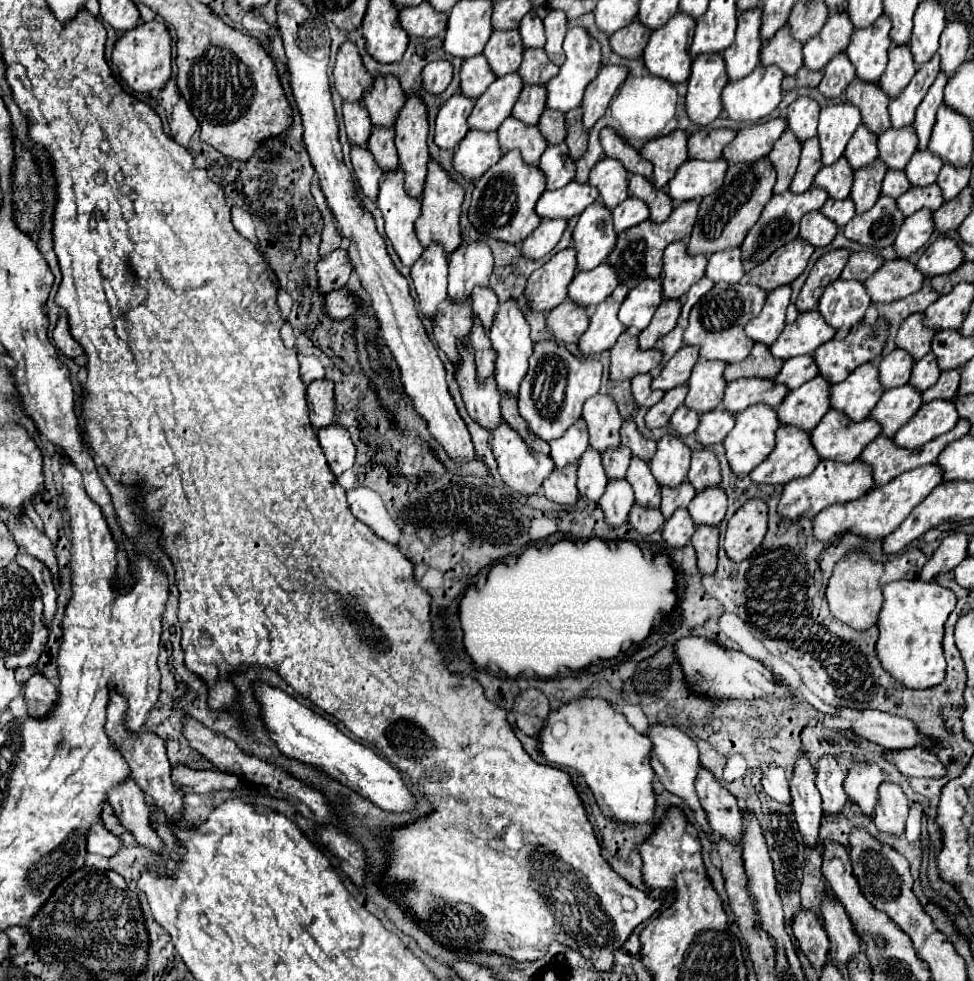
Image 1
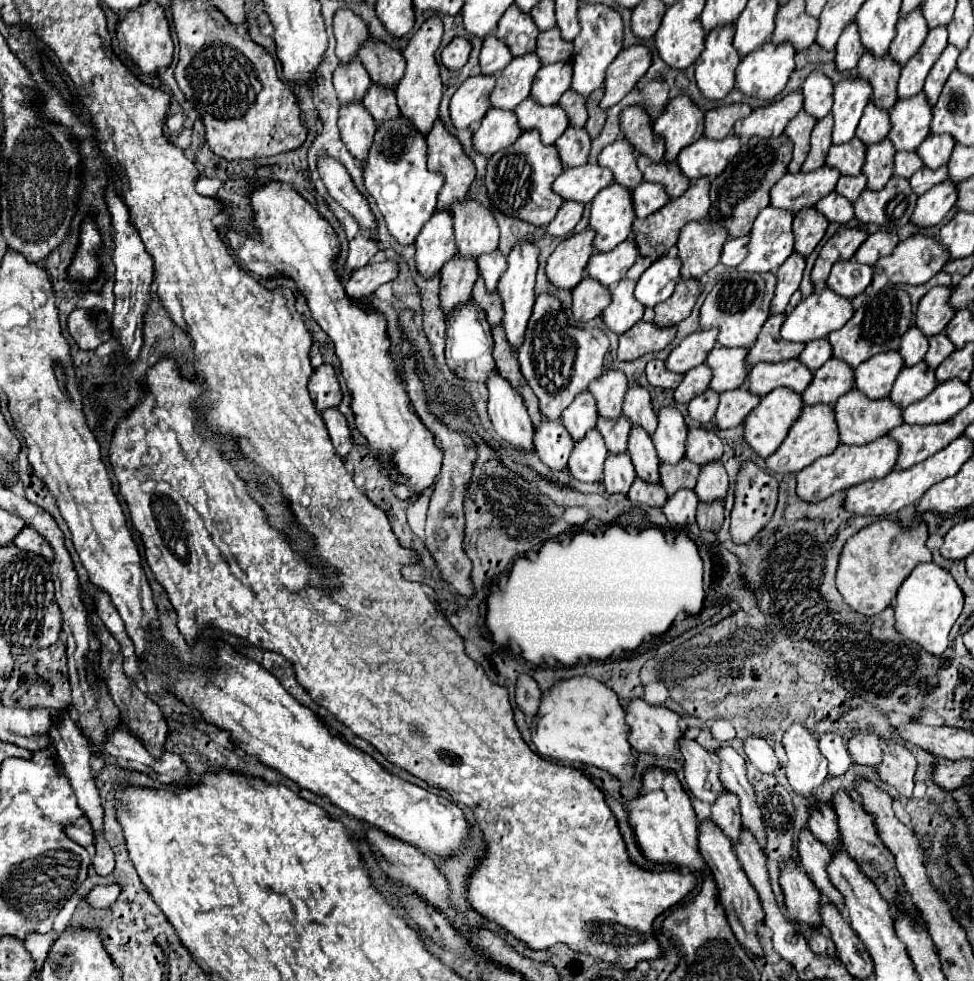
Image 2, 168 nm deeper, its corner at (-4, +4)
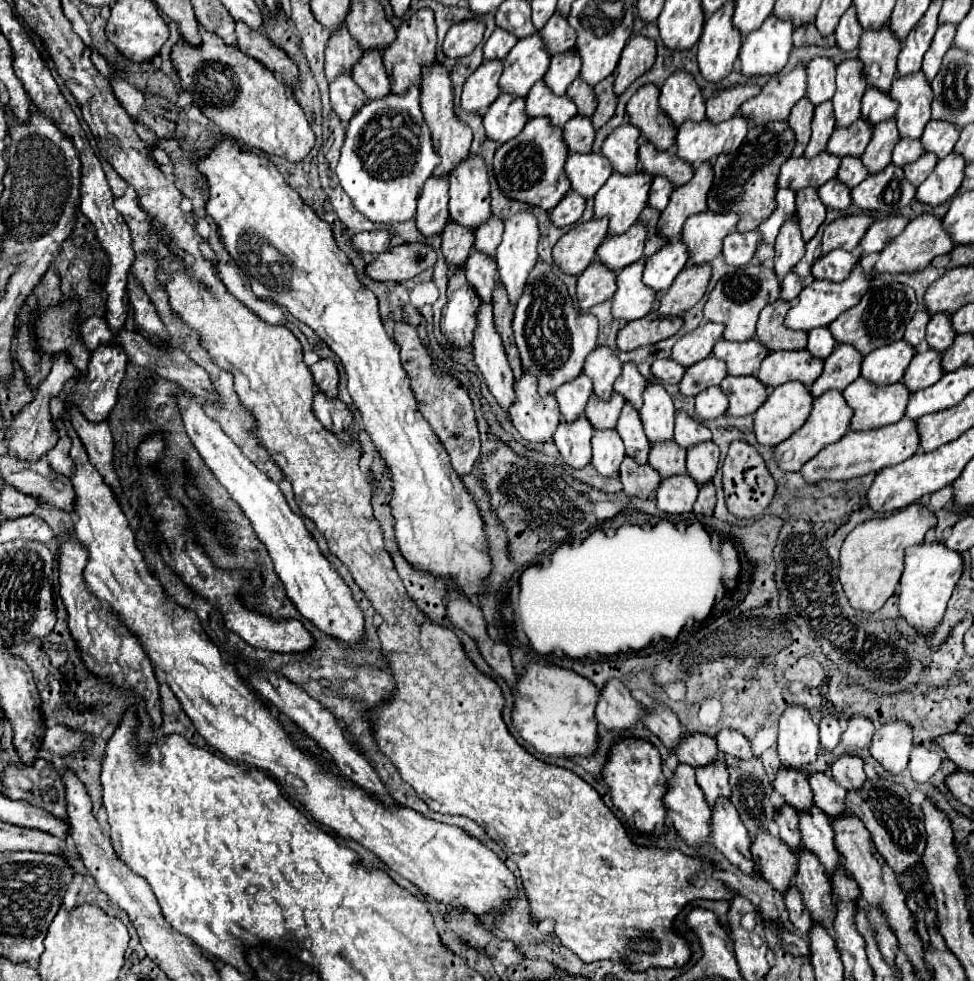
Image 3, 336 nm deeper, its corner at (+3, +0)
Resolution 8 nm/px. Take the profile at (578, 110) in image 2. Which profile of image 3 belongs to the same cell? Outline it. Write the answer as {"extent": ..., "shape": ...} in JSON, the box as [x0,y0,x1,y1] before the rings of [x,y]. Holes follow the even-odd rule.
{"extent":[566,79,598,115],"shape":[[[574,79],[572,85],[568,87],[566,95],[570,95],[576,101],[578,113],[582,113],[582,115],[592,115],[594,109],[596,109],[596,105],[598,105],[594,89],[590,85],[586,85],[584,79]]]}

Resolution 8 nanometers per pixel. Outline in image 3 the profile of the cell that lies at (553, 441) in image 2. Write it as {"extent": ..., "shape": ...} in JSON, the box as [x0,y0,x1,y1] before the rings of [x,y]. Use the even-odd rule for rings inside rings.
{"extent":[510,371,562,443],"shape":[[[522,371],[522,377],[518,377],[514,381],[514,393],[516,393],[516,399],[514,403],[510,405],[510,419],[514,423],[514,427],[520,431],[520,435],[526,439],[526,441],[532,441],[532,443],[538,443],[538,441],[550,441],[562,415],[560,415],[560,409],[558,409],[558,401],[552,393],[548,395],[540,395],[538,393],[538,379],[530,373],[530,371]]]}

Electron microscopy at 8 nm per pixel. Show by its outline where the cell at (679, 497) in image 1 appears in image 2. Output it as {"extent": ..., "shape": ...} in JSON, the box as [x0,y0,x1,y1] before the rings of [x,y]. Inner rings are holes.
{"extent":[659,459,699,495],"shape":[[[683,459],[677,465],[667,465],[661,463],[659,467],[661,473],[661,485],[665,487],[667,495],[675,495],[679,489],[693,489],[699,477],[699,467],[689,463],[689,459]]]}

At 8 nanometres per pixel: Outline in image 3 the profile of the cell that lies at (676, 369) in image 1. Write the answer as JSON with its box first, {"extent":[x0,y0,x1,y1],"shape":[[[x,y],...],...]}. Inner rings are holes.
{"extent":[672,321,724,367],"shape":[[[710,321],[702,323],[694,331],[686,333],[684,337],[678,339],[678,343],[674,345],[674,351],[672,351],[672,359],[682,363],[684,367],[690,367],[690,365],[702,361],[704,357],[708,357],[712,353],[712,347],[722,337],[722,333],[724,333],[722,323],[710,323]]]}

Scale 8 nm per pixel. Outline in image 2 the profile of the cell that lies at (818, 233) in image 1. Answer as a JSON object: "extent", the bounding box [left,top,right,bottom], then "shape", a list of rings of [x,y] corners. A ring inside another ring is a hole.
{"extent":[815,191,853,225],"shape":[[[835,191],[829,193],[825,199],[821,199],[815,209],[829,221],[829,223],[839,223],[845,225],[853,219],[853,205],[845,199],[841,199],[841,195],[837,195]]]}

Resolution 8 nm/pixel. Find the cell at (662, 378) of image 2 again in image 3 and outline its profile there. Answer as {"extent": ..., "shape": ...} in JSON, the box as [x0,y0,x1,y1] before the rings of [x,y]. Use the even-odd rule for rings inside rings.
{"extent":[652,359,686,383],"shape":[[[660,359],[660,361],[652,363],[654,377],[664,383],[680,383],[684,371],[686,371],[686,367],[676,363],[674,359]]]}

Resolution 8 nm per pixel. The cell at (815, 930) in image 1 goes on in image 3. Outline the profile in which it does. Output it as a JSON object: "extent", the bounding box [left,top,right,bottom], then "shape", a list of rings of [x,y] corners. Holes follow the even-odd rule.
{"extent":[750,831,798,891],"shape":[[[758,831],[750,843],[750,853],[760,875],[770,881],[776,891],[788,891],[798,865],[790,847],[768,831]]]}

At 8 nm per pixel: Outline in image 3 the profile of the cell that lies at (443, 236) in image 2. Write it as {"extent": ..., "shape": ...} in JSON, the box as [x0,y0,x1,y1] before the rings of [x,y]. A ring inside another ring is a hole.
{"extent":[416,175,448,239],"shape":[[[448,175],[430,177],[424,183],[422,195],[418,199],[416,223],[418,231],[428,239],[436,233],[442,233],[444,223],[448,219]]]}

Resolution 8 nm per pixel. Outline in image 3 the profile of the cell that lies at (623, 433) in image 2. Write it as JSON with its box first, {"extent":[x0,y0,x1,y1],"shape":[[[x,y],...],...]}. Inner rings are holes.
{"extent":[586,393,626,429],"shape":[[[594,393],[590,395],[588,399],[588,405],[586,405],[586,417],[588,421],[596,427],[596,429],[606,429],[606,427],[616,427],[616,421],[618,421],[618,413],[622,409],[626,401],[622,399],[620,393],[612,393],[612,397],[608,401],[596,397]]]}

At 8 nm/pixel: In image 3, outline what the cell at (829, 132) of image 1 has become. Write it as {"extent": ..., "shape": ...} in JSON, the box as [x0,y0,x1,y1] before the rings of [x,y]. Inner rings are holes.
{"extent":[832,59,866,127],"shape":[[[846,59],[838,65],[836,93],[832,97],[834,115],[840,127],[848,127],[860,117],[860,99],[866,91],[864,67],[860,59]]]}

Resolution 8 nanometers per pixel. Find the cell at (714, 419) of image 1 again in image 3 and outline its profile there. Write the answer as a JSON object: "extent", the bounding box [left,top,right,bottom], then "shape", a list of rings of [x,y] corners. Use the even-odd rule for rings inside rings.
{"extent":[720,375,768,417],"shape":[[[726,375],[720,387],[730,399],[730,407],[726,413],[732,417],[754,413],[768,397],[768,387],[754,375]]]}

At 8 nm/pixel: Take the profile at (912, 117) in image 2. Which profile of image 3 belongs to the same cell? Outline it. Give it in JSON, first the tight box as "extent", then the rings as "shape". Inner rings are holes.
{"extent":[890,71,932,139],"shape":[[[922,71],[894,79],[890,89],[892,99],[900,103],[896,111],[898,131],[902,137],[918,139],[924,131],[924,125],[930,121],[930,103],[932,91]]]}

